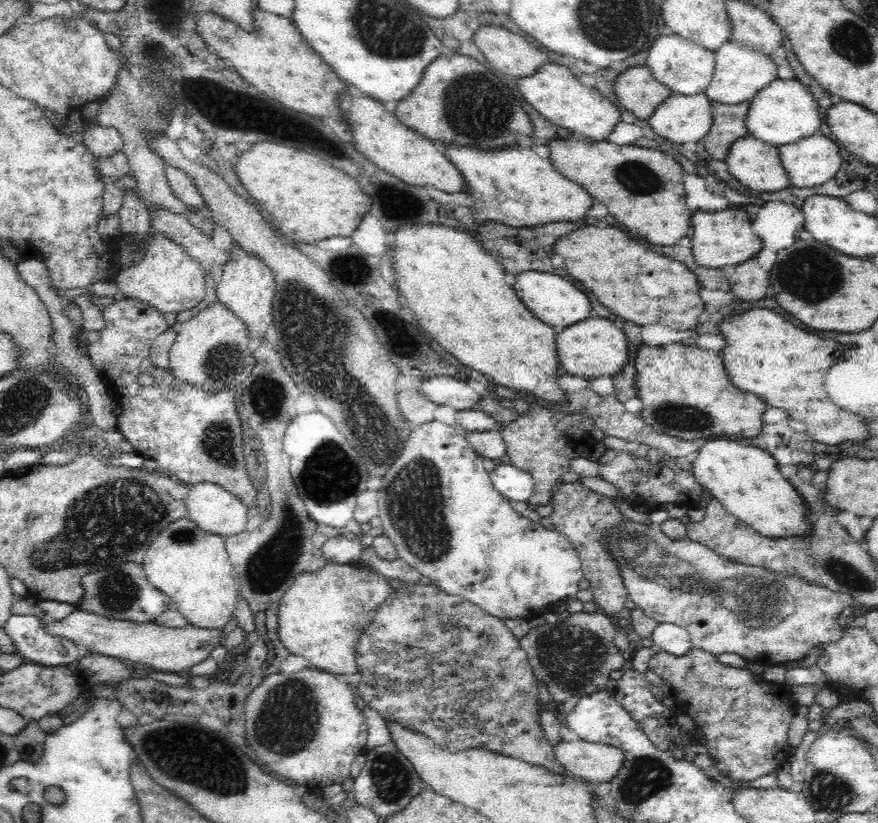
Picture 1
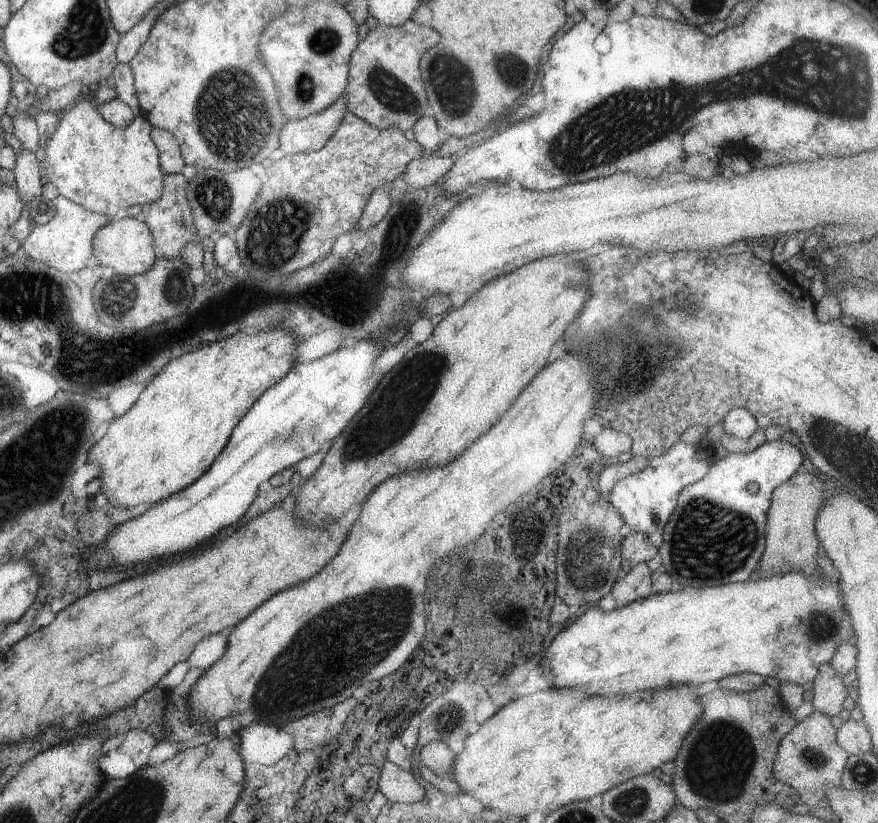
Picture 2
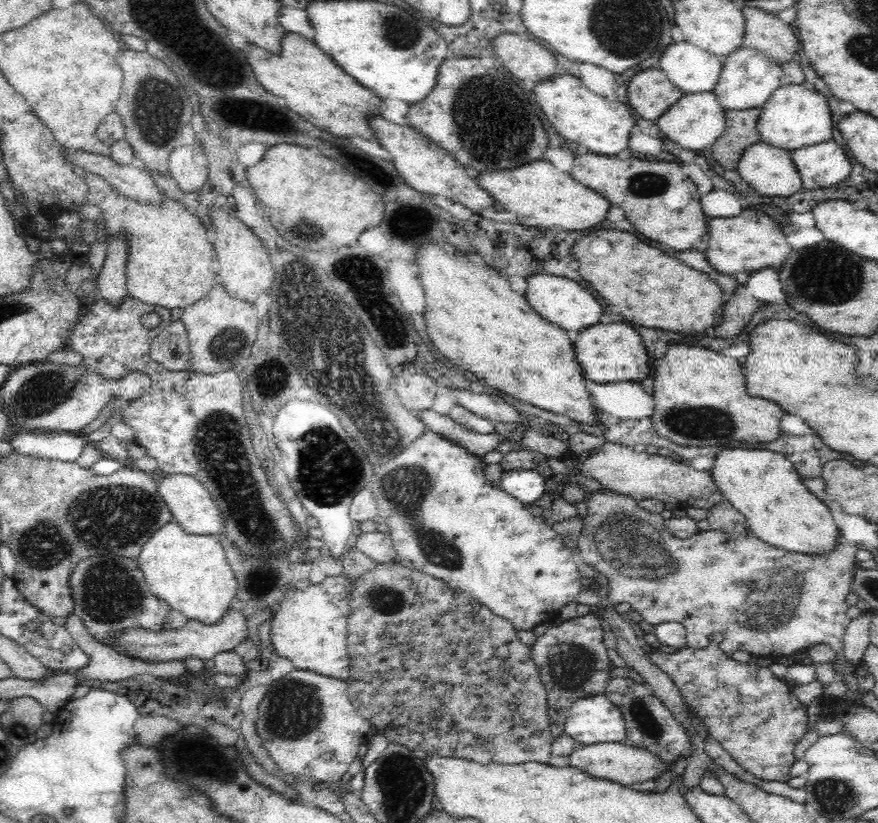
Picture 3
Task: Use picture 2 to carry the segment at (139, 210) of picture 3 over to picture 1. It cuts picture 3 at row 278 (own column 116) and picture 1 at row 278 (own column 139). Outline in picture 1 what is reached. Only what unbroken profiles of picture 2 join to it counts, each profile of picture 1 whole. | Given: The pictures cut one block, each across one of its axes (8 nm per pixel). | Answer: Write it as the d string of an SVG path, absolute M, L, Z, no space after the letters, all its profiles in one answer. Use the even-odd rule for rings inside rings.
M160 232L154 236L144 260L134 268L120 269L114 282L120 293L124 293L128 298L148 303L162 313L188 312L206 298L205 272L195 260L188 258L177 244Z

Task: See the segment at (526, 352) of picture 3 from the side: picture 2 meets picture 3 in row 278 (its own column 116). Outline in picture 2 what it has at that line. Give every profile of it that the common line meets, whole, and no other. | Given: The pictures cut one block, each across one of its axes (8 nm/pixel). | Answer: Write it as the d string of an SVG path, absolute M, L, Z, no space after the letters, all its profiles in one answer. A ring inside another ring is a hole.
M271 328L265 332L246 334L237 332L221 342L214 340L171 359L159 372L150 378L139 393L133 406L119 418L106 425L98 442L87 453L86 460L99 467L100 490L112 505L145 507L171 496L188 487L201 476L222 451L233 427L251 408L251 405L272 384L285 376L292 366L295 338L282 329Z

